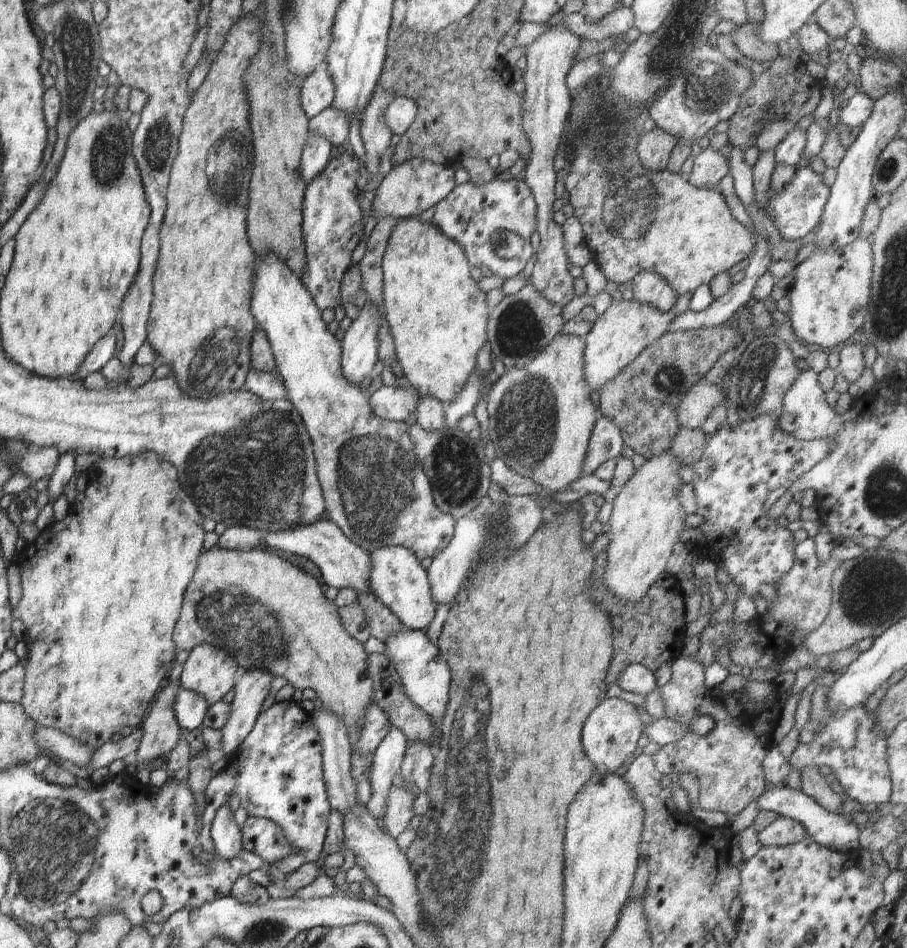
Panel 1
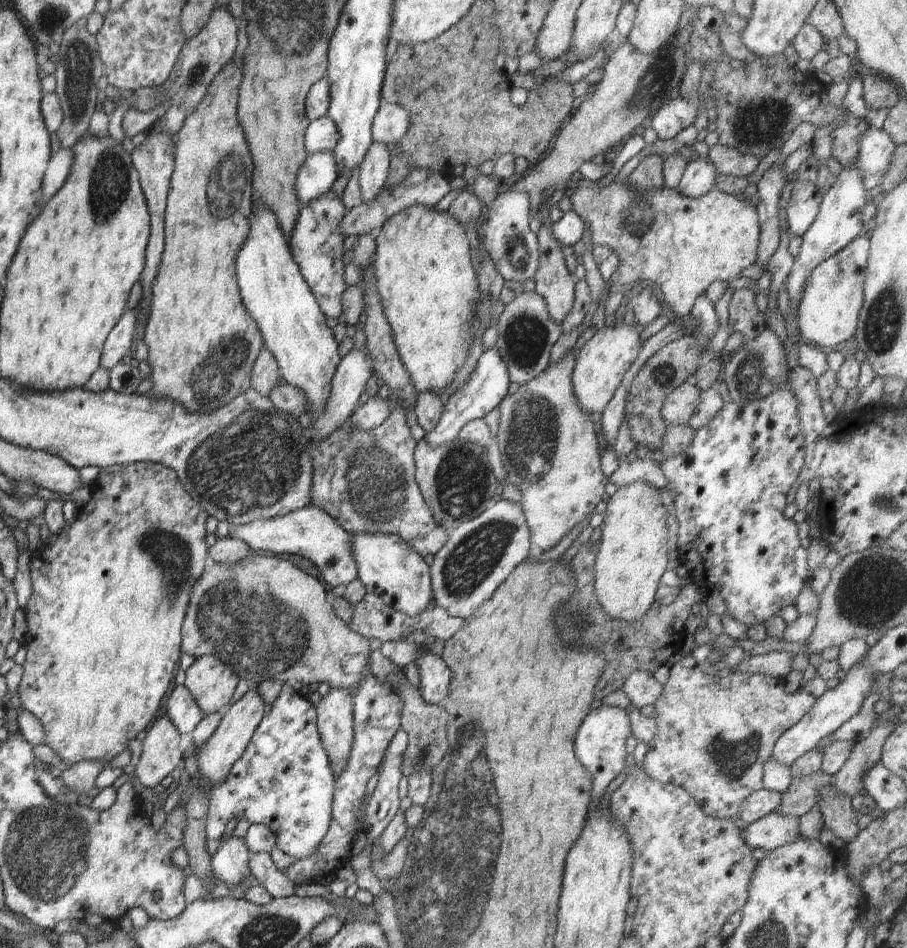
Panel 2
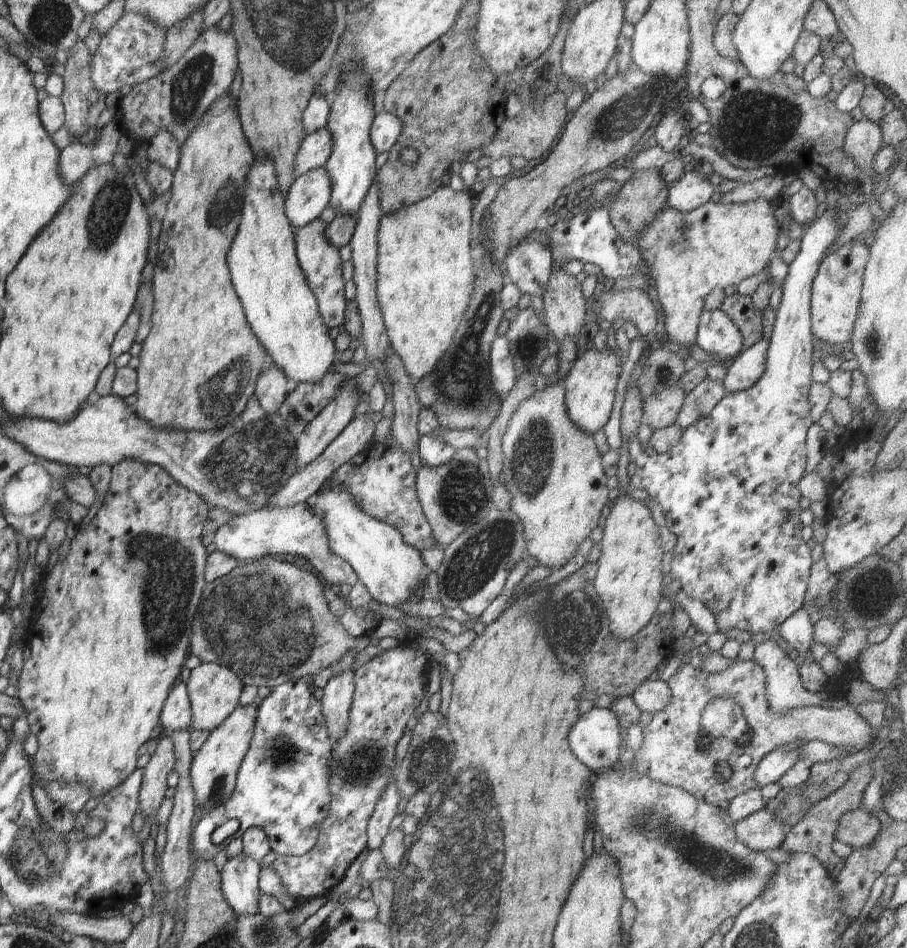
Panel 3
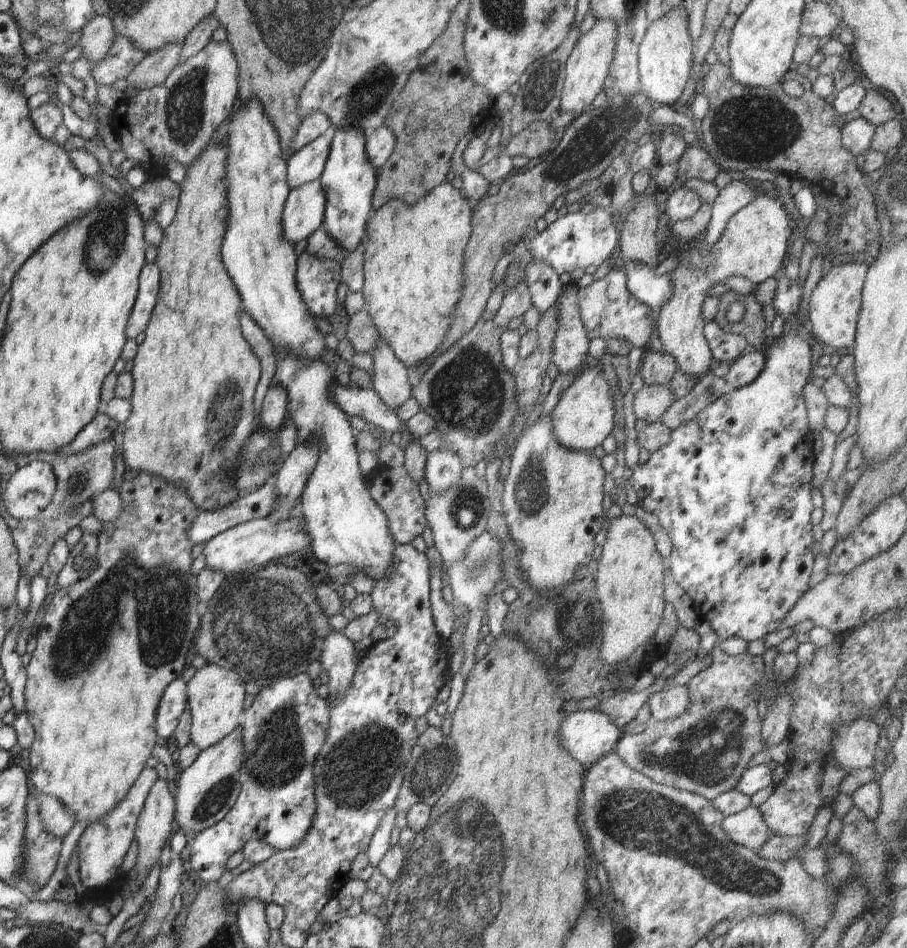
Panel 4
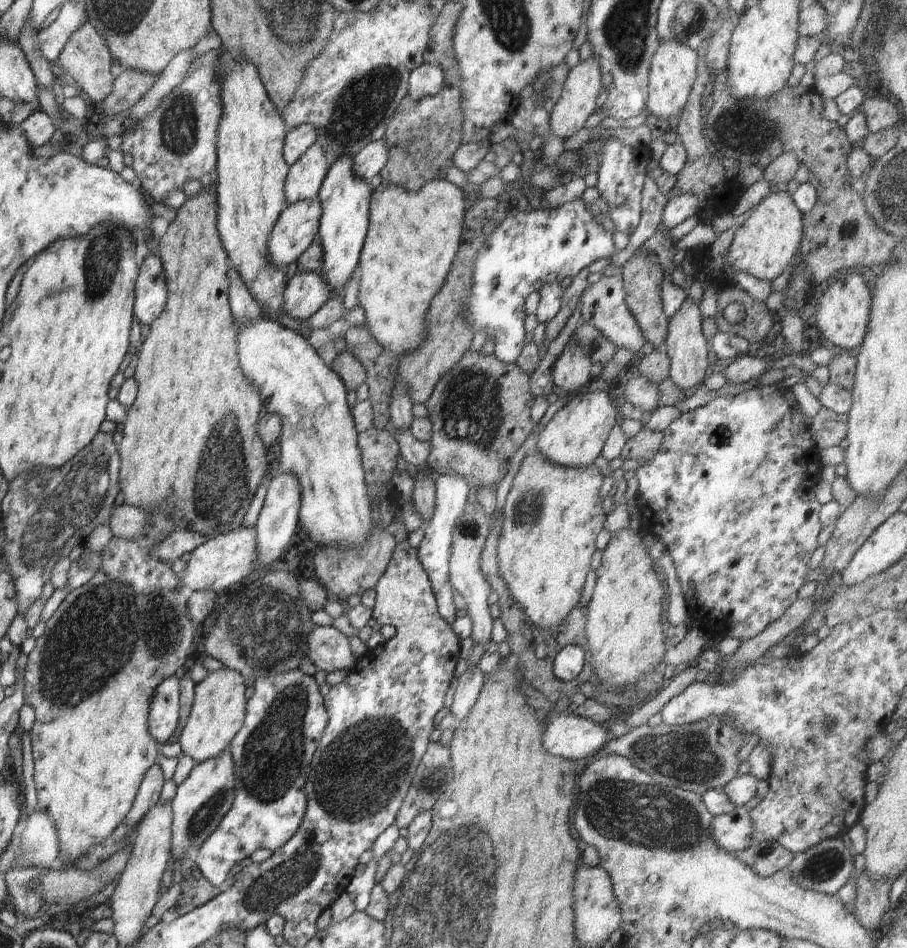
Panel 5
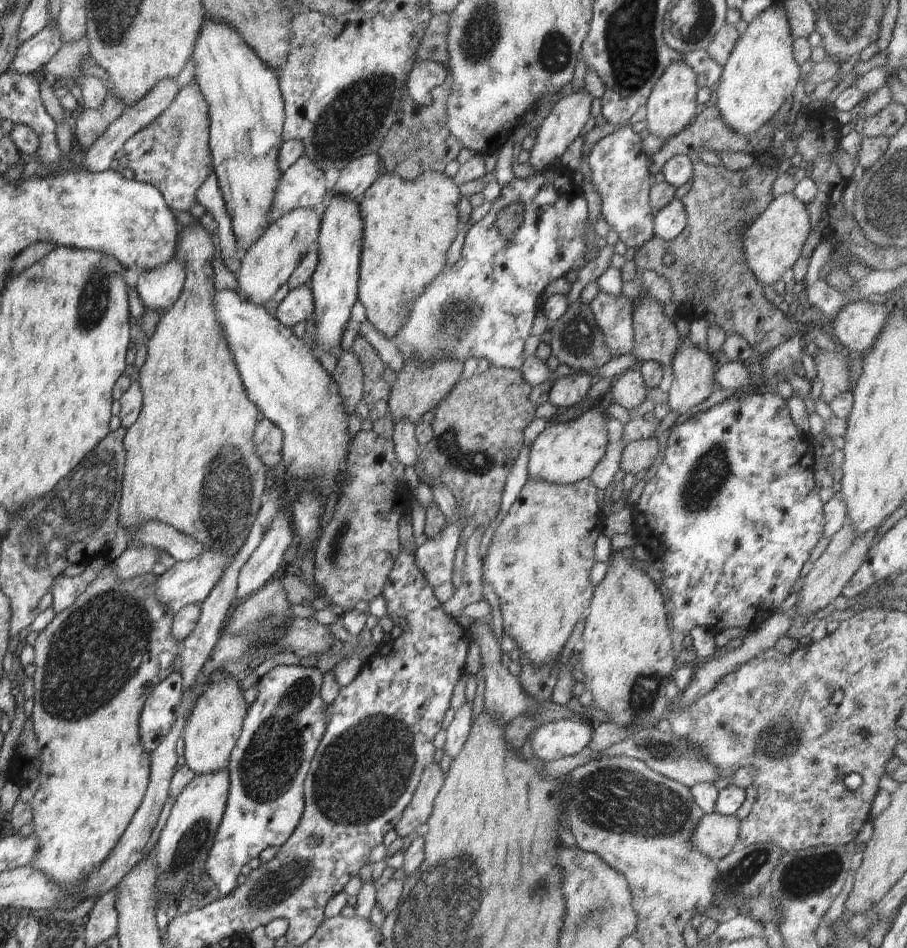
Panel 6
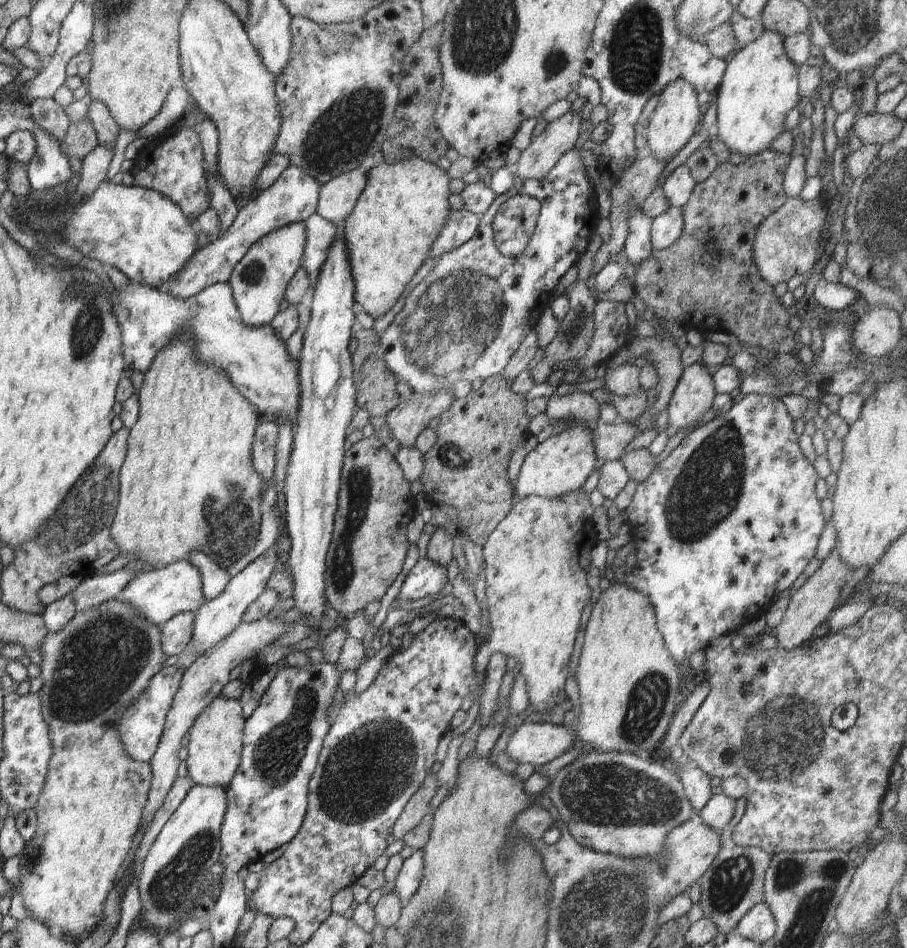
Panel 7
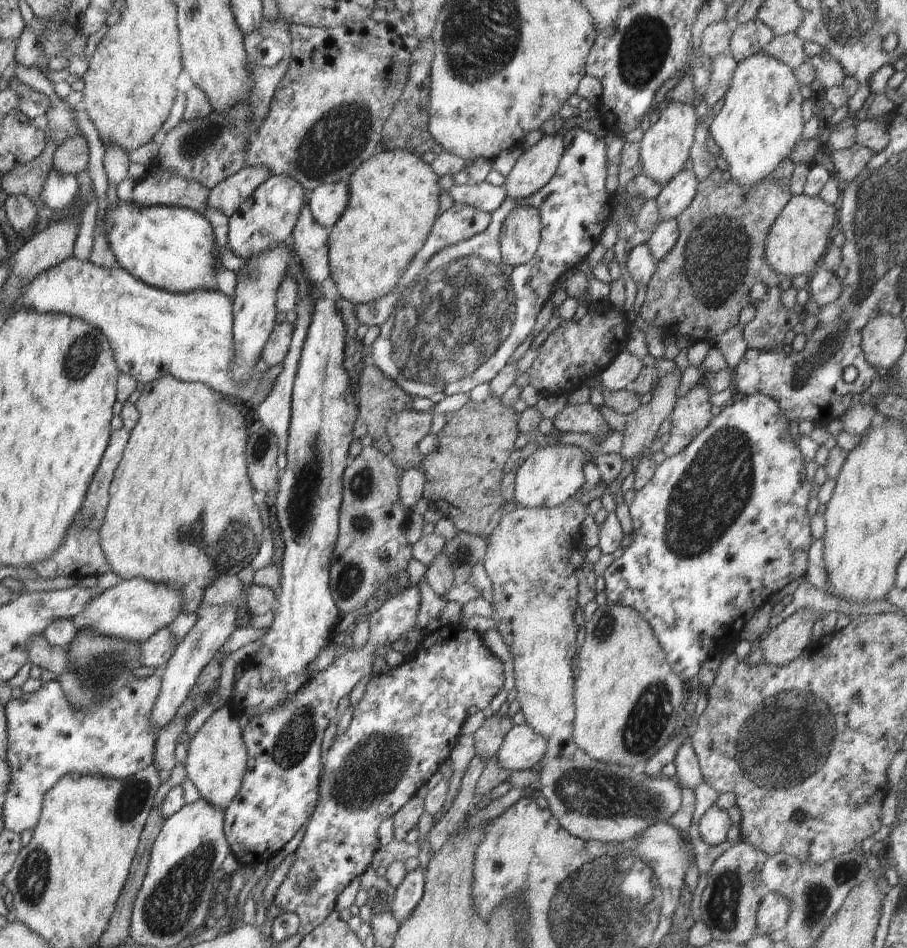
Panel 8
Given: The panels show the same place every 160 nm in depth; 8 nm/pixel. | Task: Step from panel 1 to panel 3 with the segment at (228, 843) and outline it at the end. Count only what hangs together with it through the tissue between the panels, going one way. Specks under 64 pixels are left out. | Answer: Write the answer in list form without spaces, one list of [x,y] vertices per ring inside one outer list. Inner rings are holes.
[[[242,851],[228,858],[220,874],[223,895],[234,912],[242,916],[258,913],[260,864]]]

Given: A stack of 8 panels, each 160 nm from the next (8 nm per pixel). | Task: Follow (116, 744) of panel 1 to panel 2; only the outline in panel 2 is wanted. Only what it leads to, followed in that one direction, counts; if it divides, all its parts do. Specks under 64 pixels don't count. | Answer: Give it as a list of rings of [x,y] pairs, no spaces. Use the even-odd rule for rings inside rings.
[[[84,759],[76,764],[70,765],[66,770],[55,767],[49,768],[53,777],[60,777],[61,781],[78,796],[94,788],[96,777],[102,772],[105,765],[98,759]]]

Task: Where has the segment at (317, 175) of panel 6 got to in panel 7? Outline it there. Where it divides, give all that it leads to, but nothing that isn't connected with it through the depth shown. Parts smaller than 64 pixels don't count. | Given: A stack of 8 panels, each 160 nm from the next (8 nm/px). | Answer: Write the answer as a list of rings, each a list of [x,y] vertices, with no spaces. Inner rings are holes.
[[[290,165],[272,186],[260,191],[254,200],[239,209],[236,220],[226,232],[220,234],[206,247],[196,249],[181,271],[168,279],[160,290],[176,298],[187,299],[207,286],[228,283],[234,266],[244,258],[256,241],[287,224],[304,222],[311,214],[317,212],[320,187],[319,182],[311,174],[298,166]]]

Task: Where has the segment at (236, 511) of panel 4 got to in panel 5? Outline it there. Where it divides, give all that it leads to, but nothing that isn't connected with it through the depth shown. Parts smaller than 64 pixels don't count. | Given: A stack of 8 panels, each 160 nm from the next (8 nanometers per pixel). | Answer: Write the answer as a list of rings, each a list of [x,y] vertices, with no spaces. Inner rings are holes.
[[[176,529],[169,534],[160,545],[153,550],[153,555],[164,562],[172,563],[186,552],[196,550],[198,546],[204,544],[209,538],[205,534],[200,534],[192,529]]]

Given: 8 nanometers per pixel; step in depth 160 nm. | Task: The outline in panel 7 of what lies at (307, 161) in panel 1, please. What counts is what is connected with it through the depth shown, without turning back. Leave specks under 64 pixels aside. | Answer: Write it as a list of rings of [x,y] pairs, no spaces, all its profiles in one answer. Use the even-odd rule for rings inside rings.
[[[302,221],[287,224],[256,241],[234,266],[228,284],[243,323],[253,327],[264,326],[276,316],[290,279],[301,266],[306,237],[306,227]]]

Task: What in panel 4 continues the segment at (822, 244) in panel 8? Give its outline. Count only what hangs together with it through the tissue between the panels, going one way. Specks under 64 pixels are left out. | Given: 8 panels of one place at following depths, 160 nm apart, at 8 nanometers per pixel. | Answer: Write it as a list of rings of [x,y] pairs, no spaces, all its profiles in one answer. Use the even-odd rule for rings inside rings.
[[[758,194],[744,208],[736,211],[726,223],[723,233],[708,250],[705,247],[706,230],[702,231],[694,241],[692,248],[689,242],[677,240],[669,229],[664,240],[663,257],[678,255],[678,267],[669,277],[671,282],[670,298],[661,306],[656,318],[656,332],[663,345],[662,350],[667,352],[677,362],[678,368],[685,375],[696,378],[711,371],[715,365],[711,350],[703,335],[705,320],[701,315],[703,299],[714,284],[726,282],[732,276],[744,276],[756,286],[761,282],[776,276],[776,271],[782,268],[786,258],[788,241],[792,240],[796,227],[791,216],[777,197]]]

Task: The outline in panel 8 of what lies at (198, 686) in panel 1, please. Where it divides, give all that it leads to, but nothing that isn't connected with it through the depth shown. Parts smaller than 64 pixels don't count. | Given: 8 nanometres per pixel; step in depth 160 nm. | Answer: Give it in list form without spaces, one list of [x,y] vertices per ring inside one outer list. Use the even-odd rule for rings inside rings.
[[[229,704],[218,707],[202,724],[188,742],[188,757],[184,764],[187,777],[198,789],[200,796],[224,812],[242,786],[247,767],[247,748],[243,732],[238,725],[239,715],[234,715]]]

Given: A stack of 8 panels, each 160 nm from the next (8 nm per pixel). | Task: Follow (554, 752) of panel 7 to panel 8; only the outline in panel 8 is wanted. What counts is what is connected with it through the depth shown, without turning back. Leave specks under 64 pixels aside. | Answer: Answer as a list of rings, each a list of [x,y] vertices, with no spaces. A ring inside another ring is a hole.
[[[514,724],[498,749],[497,759],[509,771],[538,768],[546,749],[547,740],[530,725]]]

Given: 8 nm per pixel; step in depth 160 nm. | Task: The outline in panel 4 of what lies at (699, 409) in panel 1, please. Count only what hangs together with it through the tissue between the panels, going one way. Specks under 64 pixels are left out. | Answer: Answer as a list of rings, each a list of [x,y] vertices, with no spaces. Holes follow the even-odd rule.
[[[644,384],[635,395],[633,410],[637,418],[642,418],[648,424],[660,423],[673,402],[673,394],[667,385]]]

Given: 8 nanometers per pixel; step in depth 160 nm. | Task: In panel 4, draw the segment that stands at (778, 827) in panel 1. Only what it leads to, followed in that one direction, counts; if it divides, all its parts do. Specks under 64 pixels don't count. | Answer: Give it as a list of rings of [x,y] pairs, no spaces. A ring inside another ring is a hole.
[[[752,806],[742,812],[724,817],[721,827],[732,842],[750,850],[760,850],[772,837],[773,832],[762,818],[760,811]]]

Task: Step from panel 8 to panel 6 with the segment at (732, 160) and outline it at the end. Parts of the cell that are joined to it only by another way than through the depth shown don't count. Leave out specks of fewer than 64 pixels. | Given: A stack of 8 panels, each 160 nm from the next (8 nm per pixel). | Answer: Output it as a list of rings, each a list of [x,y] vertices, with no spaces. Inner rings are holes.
[[[782,5],[767,6],[738,37],[718,81],[716,100],[728,126],[741,135],[755,133],[773,118],[788,96],[793,96],[800,67],[793,57],[794,36]]]

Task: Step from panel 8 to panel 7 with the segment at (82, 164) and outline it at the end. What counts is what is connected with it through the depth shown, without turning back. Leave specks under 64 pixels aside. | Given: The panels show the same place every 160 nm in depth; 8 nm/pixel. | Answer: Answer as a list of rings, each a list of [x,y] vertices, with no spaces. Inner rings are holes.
[[[86,118],[71,124],[60,144],[66,156],[77,156],[82,160],[99,142],[93,124]]]

